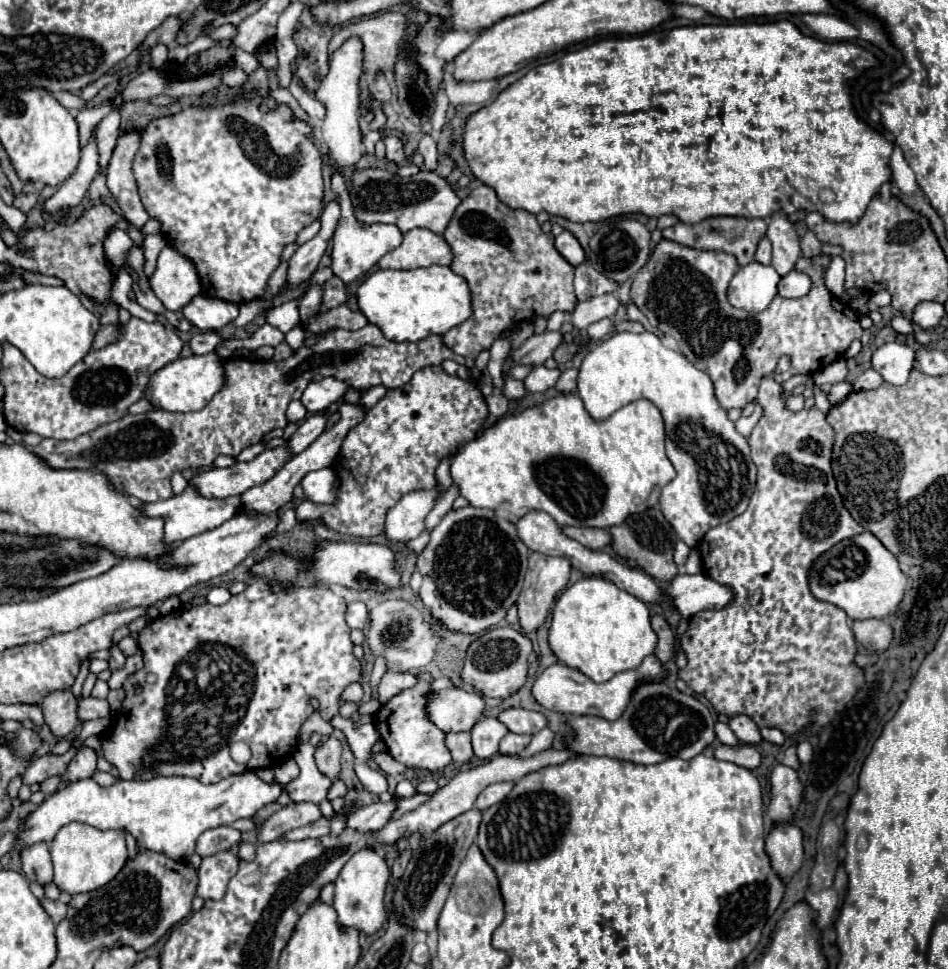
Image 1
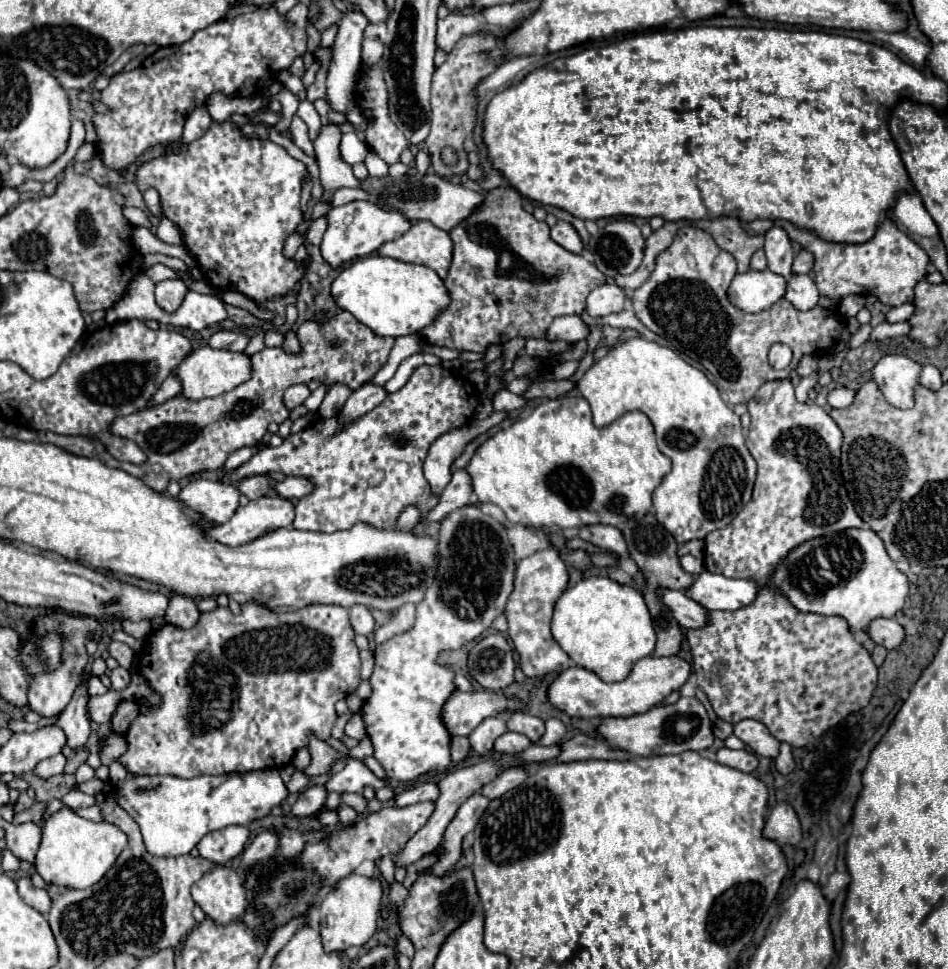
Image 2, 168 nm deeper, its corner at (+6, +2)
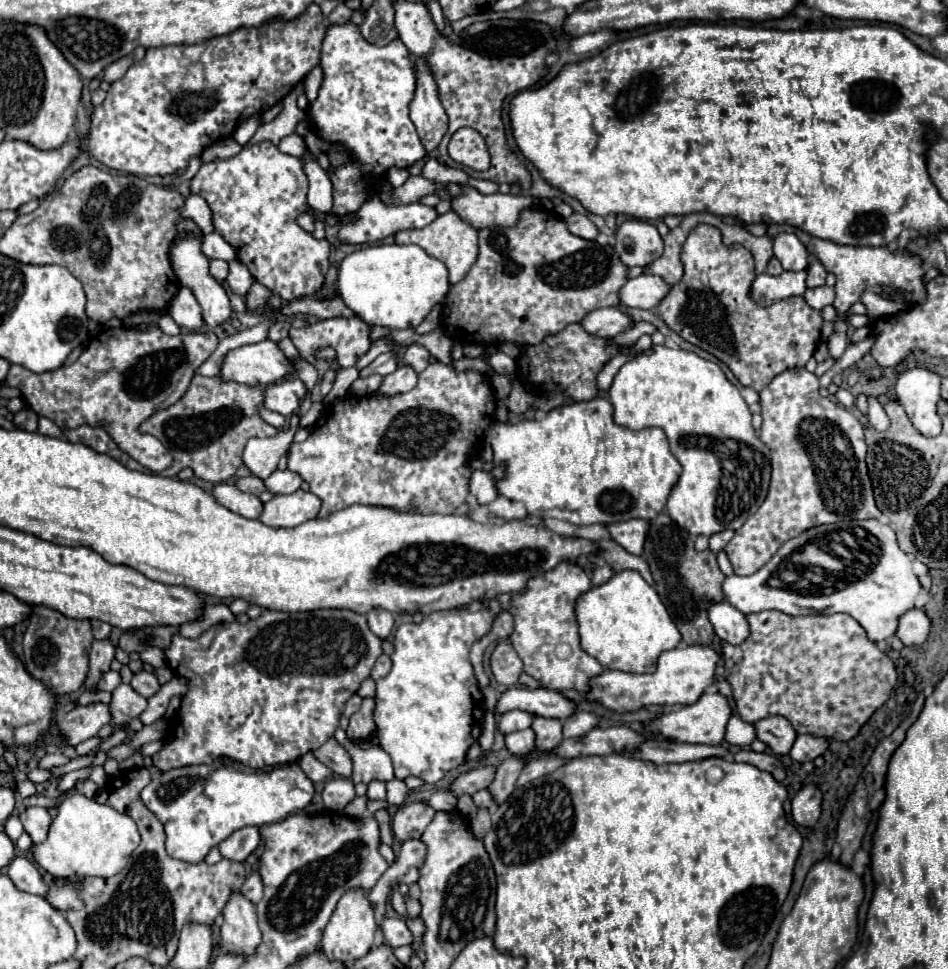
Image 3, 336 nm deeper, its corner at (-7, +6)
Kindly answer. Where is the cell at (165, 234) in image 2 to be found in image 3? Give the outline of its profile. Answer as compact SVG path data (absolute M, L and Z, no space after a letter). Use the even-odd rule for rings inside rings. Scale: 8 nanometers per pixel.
M184 236L180 240L174 242L172 246L172 252L170 252L170 260L172 260L172 266L174 266L174 272L180 280L182 286L190 288L190 292L194 294L194 298L198 300L198 304L202 306L202 314L204 314L204 322L214 328L218 324L224 324L230 316L232 316L232 306L230 306L230 300L228 300L228 294L226 290L222 288L222 284L210 274L208 270L208 264L210 260L202 254L202 242L200 238L192 238L192 236Z

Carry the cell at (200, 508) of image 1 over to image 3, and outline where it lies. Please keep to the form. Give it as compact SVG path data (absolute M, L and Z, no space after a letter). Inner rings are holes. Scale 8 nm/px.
M216 484L214 486L214 498L226 506L228 510L244 516L244 518L258 518L262 514L262 502L254 494L240 492L234 484Z

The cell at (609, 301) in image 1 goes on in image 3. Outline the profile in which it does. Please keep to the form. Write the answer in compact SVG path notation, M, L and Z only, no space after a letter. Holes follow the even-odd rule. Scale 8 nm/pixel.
M642 274L638 278L630 278L622 286L620 300L624 306L630 306L630 308L652 310L662 302L662 298L666 298L670 288L672 286L668 282L664 282L664 278L660 278L660 276Z

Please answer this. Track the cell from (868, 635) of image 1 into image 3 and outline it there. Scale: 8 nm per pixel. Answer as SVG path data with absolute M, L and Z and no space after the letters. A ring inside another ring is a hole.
M912 608L900 618L900 626L896 634L904 642L904 646L924 644L930 634L930 618L926 616L924 610Z

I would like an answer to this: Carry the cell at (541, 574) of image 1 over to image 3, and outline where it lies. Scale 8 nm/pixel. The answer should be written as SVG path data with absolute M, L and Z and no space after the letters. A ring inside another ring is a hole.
M560 562L554 570L532 578L528 582L526 592L514 594L510 600L510 614L514 616L514 632L510 636L510 642L524 662L524 672L536 678L544 688L558 692L564 690L588 692L588 680L604 672L598 660L588 656L580 648L578 622L574 614L576 598L588 592L590 588L592 588L590 578L578 564ZM558 644L570 646L568 658L558 658L556 654Z

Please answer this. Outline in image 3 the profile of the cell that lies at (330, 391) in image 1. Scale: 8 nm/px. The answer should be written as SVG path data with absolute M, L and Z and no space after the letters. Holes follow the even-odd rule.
M288 378L284 382L272 384L264 388L264 408L278 412L282 416L290 416L296 412L298 402L306 396L306 386L298 378Z

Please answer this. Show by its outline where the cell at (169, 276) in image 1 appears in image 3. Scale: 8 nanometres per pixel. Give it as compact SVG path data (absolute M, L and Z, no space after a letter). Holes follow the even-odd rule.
M182 286L182 288L178 290L178 294L174 296L174 300L172 300L170 308L168 308L168 314L176 320L178 326L182 326L182 328L186 328L186 330L196 332L196 330L200 330L200 328L204 326L202 308L200 308L200 304L196 302L194 294L192 294L186 286Z

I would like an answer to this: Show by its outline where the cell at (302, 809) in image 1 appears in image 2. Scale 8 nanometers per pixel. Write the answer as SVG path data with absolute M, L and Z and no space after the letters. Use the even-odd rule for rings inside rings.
M311 786L311 788L303 790L299 794L299 800L291 806L291 816L295 816L295 818L313 816L317 810L323 808L325 796L327 796L327 792L323 786Z

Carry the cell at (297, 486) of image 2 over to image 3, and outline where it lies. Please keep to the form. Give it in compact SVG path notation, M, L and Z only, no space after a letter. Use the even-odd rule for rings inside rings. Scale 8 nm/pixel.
M276 470L264 480L266 490L270 494L274 494L274 496L292 494L292 492L296 492L300 488L300 484L302 484L302 478L292 470Z

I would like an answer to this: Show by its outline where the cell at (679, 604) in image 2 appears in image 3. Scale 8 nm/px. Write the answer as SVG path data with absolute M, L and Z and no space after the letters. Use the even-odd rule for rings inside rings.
M726 600L720 604L712 604L708 608L708 618L716 630L716 636L728 644L738 646L750 634L746 616L740 610L736 610L732 604L728 604Z

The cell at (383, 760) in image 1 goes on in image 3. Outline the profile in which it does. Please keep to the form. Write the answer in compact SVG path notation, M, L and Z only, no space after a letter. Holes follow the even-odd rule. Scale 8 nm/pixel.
M330 738L318 750L314 750L314 756L322 764L326 764L334 774L338 774L342 778L350 778L352 776L352 760L350 760L350 754L334 738Z

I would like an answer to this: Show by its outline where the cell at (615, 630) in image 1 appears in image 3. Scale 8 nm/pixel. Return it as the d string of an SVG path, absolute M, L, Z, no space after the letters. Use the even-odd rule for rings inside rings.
M634 570L618 572L606 584L582 594L576 602L576 618L582 650L612 670L636 674L654 672L658 656L682 642L658 592Z

